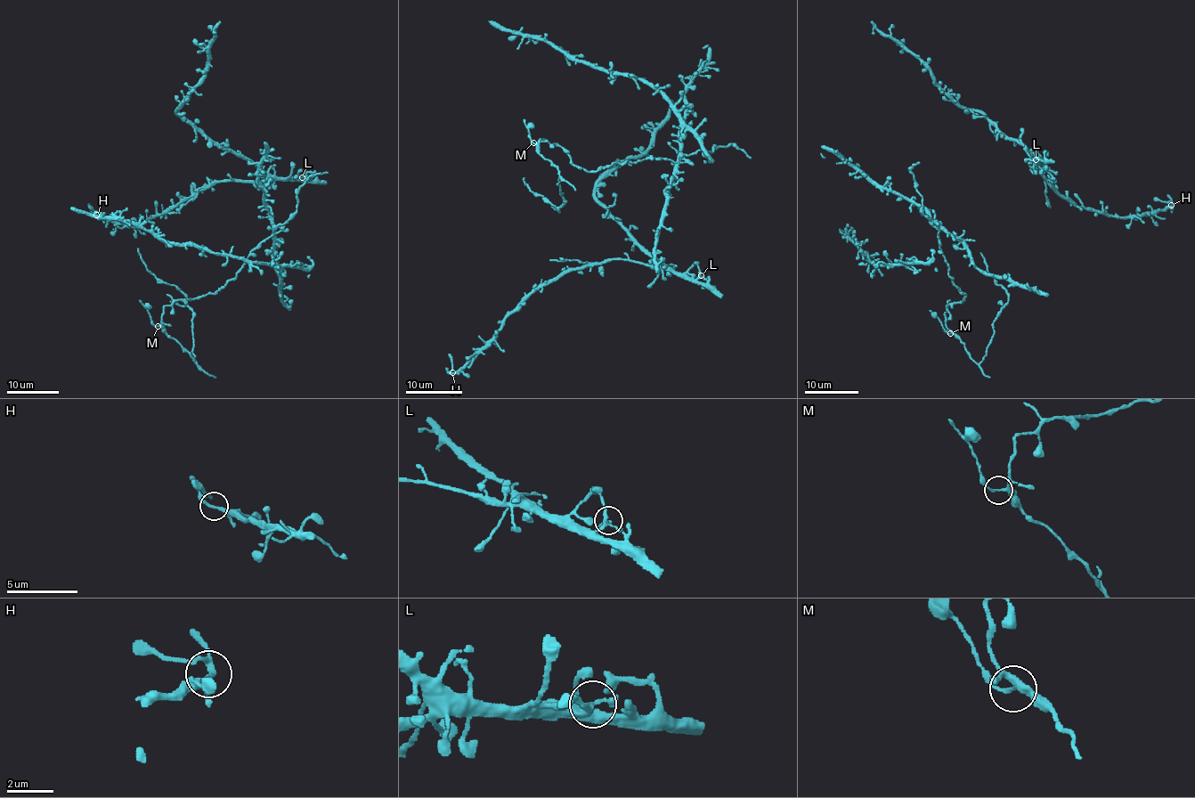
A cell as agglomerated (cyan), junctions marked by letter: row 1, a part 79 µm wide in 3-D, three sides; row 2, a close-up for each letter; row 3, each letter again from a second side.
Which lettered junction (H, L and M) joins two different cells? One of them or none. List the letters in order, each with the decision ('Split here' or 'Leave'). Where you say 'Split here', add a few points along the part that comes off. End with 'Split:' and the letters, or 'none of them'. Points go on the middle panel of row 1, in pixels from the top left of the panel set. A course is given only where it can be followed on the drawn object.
H: Leave
L: Leave
M: Leave
Split: none of them

